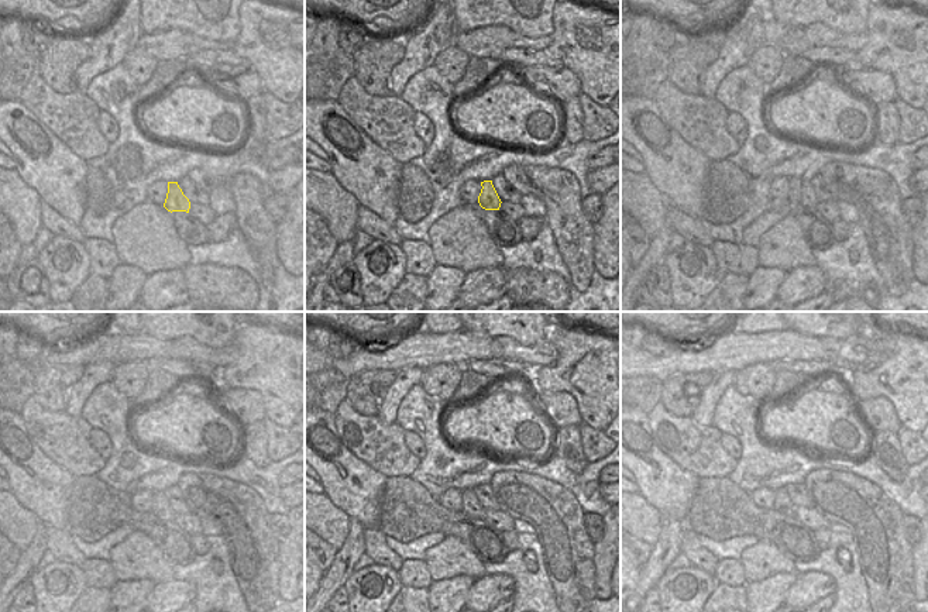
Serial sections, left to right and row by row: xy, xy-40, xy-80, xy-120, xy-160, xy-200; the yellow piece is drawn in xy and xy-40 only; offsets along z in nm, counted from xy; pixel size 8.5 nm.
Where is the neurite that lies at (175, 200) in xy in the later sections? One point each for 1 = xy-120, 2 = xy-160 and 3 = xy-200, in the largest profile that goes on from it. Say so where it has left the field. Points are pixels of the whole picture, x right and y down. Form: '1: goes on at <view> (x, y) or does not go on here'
1: goes on at xy-120 (161, 509)
2: goes on at xy-160 (470, 505)
3: goes on at xy-200 (783, 504)

